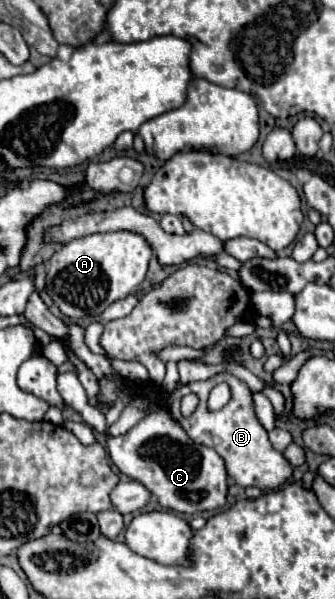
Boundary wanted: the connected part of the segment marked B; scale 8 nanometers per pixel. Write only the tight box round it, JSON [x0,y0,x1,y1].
[98,374,292,490]

